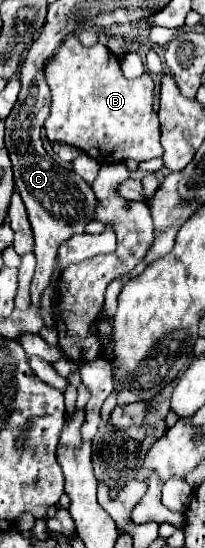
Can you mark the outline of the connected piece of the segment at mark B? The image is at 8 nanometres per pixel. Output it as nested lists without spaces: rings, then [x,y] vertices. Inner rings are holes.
[[[69,36],[49,58],[45,76],[51,88],[51,110],[45,120],[51,142],[71,144],[101,164],[127,158],[143,162],[163,156],[159,118],[153,112],[155,84],[149,72],[137,80],[127,80],[109,48],[103,44],[85,48],[77,36]]]

